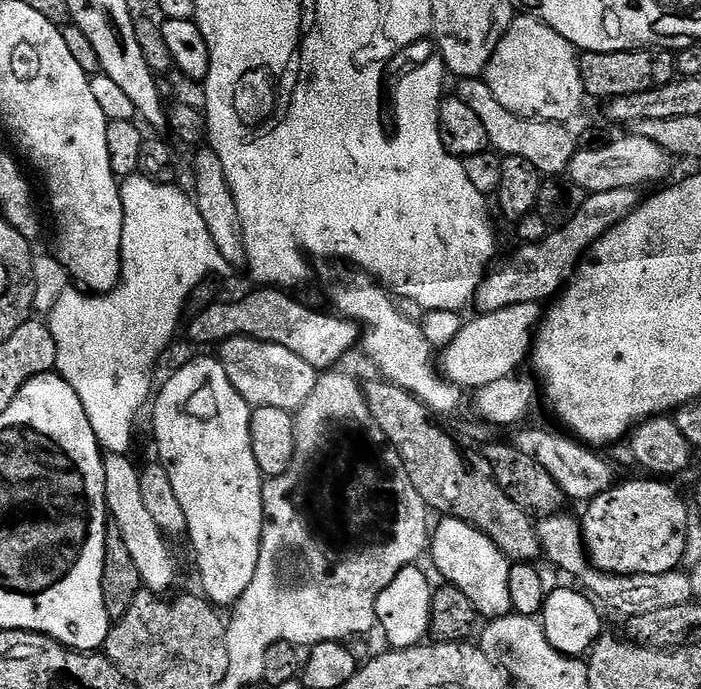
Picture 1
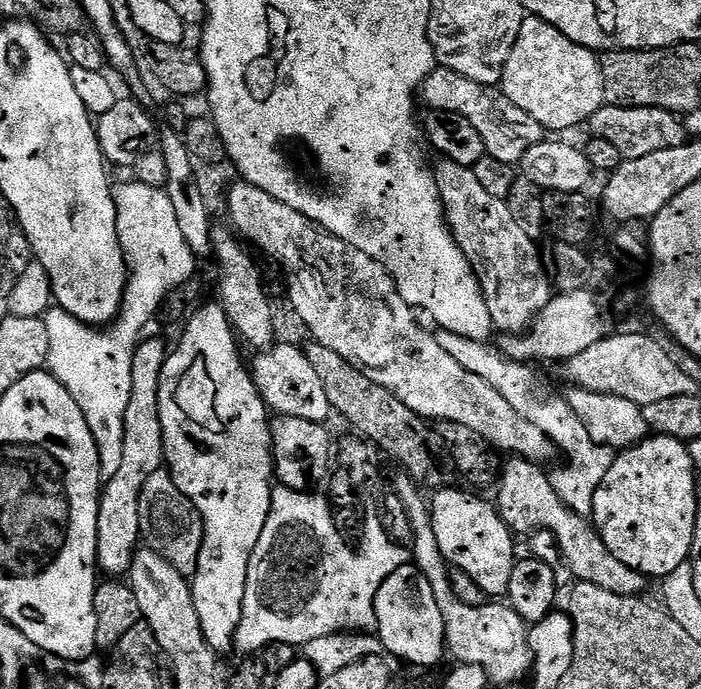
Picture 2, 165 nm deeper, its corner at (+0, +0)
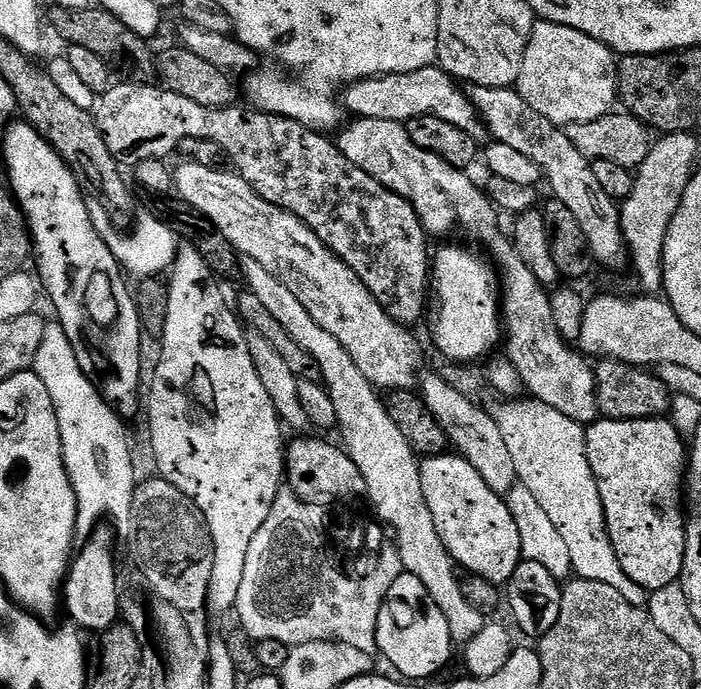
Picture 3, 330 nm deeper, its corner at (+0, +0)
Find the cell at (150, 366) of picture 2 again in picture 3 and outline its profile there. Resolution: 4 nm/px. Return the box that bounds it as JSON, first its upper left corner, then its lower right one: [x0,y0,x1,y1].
[62,525,121,632]

